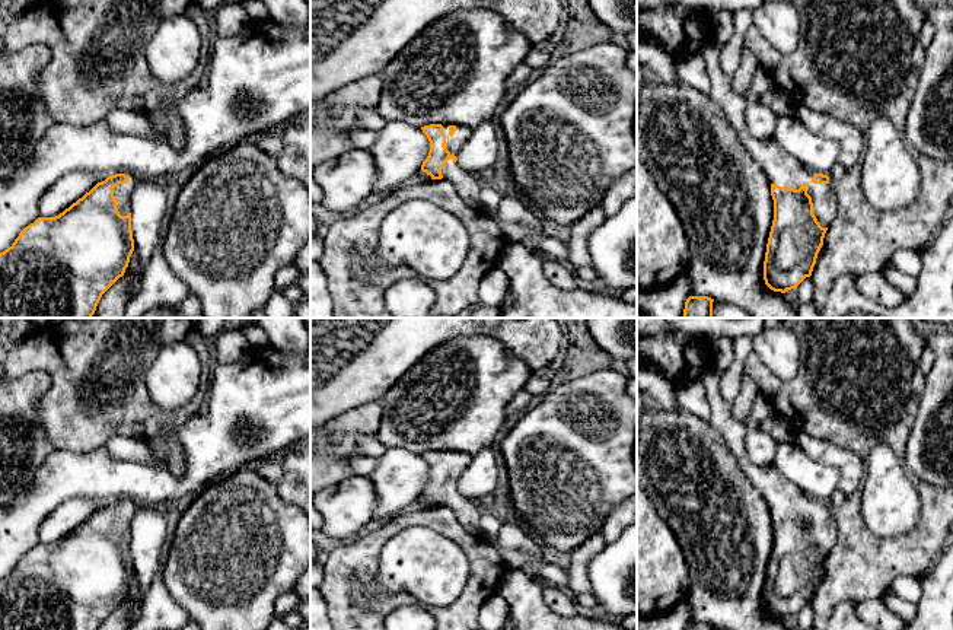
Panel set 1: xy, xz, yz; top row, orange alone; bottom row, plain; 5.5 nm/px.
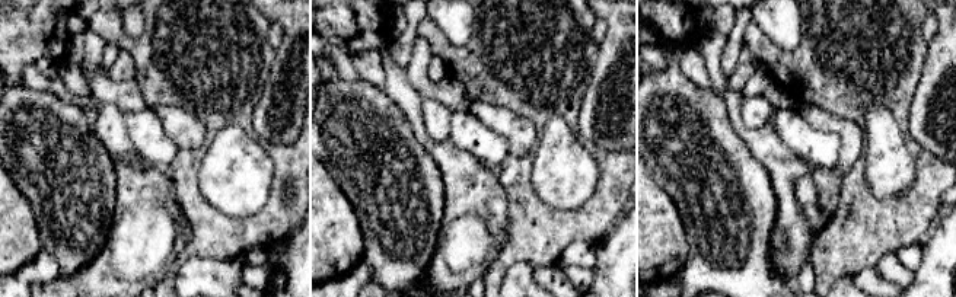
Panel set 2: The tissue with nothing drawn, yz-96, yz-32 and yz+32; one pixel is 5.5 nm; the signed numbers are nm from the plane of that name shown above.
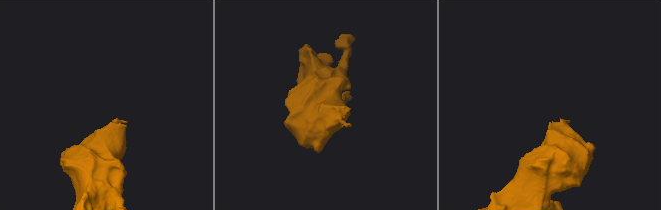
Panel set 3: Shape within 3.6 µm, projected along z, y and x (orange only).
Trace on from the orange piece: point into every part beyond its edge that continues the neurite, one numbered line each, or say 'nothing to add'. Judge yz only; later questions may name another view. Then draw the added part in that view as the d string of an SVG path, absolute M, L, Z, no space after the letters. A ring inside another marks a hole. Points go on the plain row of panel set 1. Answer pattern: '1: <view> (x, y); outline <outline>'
1: yz (781, 495); outline M710 365L701 376L710 404L710 423L723 435L727 446L736 458L743 474L766 500L769 510L799 516L807 510L807 521L812 524L813 541L822 554L829 554L838 537L836 521L831 510L813 510L815 500L803 494L791 481L783 478L775 468L753 464L746 454L746 426L736 420L732 404L721 397L720 381L723 369Z

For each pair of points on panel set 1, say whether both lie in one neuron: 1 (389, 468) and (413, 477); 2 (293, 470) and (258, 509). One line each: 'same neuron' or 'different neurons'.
1: same neuron
2: different neurons

